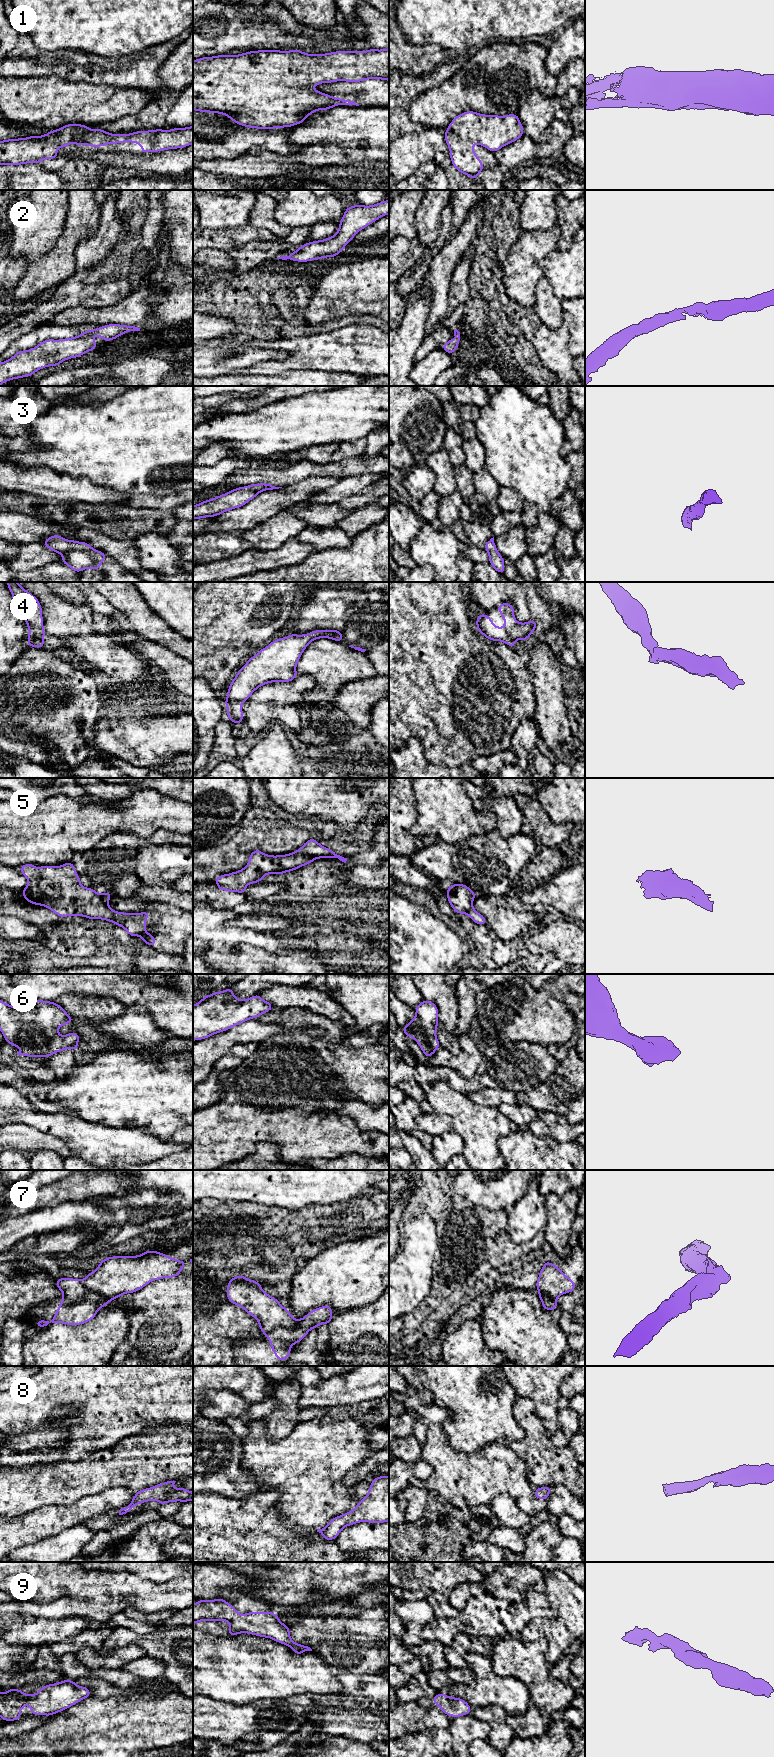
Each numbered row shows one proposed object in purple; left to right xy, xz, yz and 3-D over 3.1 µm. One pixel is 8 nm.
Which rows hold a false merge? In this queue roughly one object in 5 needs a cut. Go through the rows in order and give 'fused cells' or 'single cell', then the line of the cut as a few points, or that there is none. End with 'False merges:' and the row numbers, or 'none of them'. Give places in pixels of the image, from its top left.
1: single cell; cut none
2: single cell; cut none
3: single cell; cut none
4: single cell; cut none
5: single cell; cut none
6: single cell; cut none
7: fused cells; cut xz (298, 1320), (293, 1327), (275, 1327), (266, 1335)
8: single cell; cut none
9: single cell; cut none
False merges: 7

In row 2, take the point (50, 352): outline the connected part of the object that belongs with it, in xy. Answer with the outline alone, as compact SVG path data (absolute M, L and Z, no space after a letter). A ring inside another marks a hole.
M108 324L93 330L86 330L76 337L68 339L47 339L36 347L20 351L0 363L0 385L12 379L32 376L36 371L48 366L57 367L61 362L77 358L89 351L95 350L98 345L92 340L94 335L104 341L112 341L124 333L140 331L135 326Z

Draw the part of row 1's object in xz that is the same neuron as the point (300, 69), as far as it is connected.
M389 48L368 51L335 51L307 54L289 51L258 50L239 55L217 55L193 60L193 110L214 112L249 128L274 129L292 127L318 110L337 105L356 105L354 101L334 98L313 90L320 83L361 82L367 79L389 81Z

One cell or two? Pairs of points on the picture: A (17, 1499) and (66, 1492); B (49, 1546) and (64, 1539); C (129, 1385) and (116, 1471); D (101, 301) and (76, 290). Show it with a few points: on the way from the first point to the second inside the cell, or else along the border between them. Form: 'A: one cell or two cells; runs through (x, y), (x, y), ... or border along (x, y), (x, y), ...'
A: one cell; runs through (29, 1492), (54, 1492)
B: one cell; runs through (53, 1546), (57, 1546), (60, 1543)
C: two cells; border along (142, 1430), (99, 1449)
D: one cell; runs through (96, 295), (91, 290), (82, 290)

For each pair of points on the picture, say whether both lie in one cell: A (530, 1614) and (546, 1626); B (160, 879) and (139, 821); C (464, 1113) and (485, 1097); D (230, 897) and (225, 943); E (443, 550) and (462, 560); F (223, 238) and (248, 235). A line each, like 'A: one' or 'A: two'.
A: two
B: two
C: two
D: two
E: two
F: one

